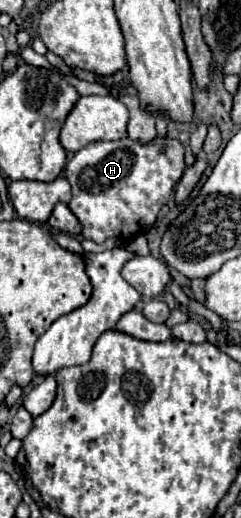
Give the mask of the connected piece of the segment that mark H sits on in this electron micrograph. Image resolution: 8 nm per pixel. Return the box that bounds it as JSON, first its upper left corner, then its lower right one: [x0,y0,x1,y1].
[64,136,186,244]

